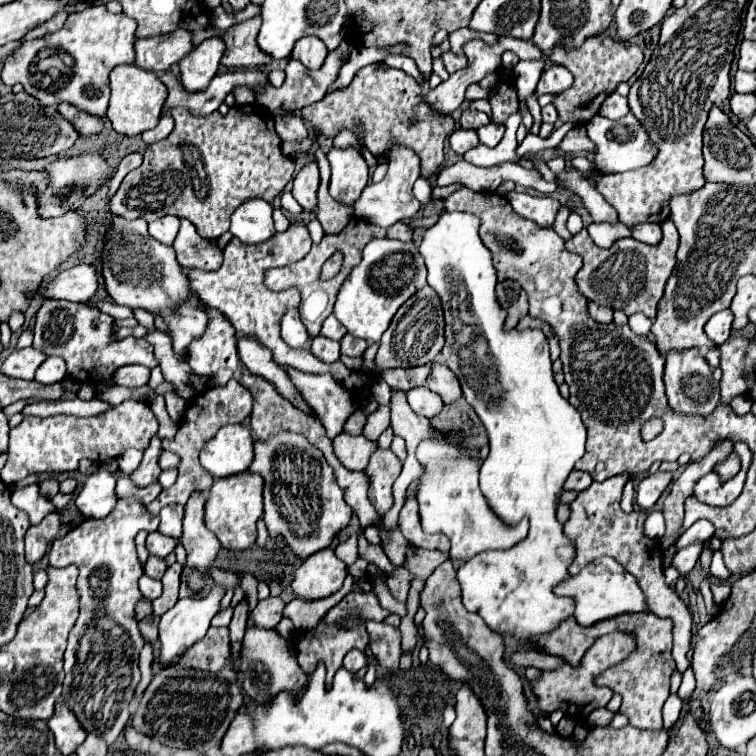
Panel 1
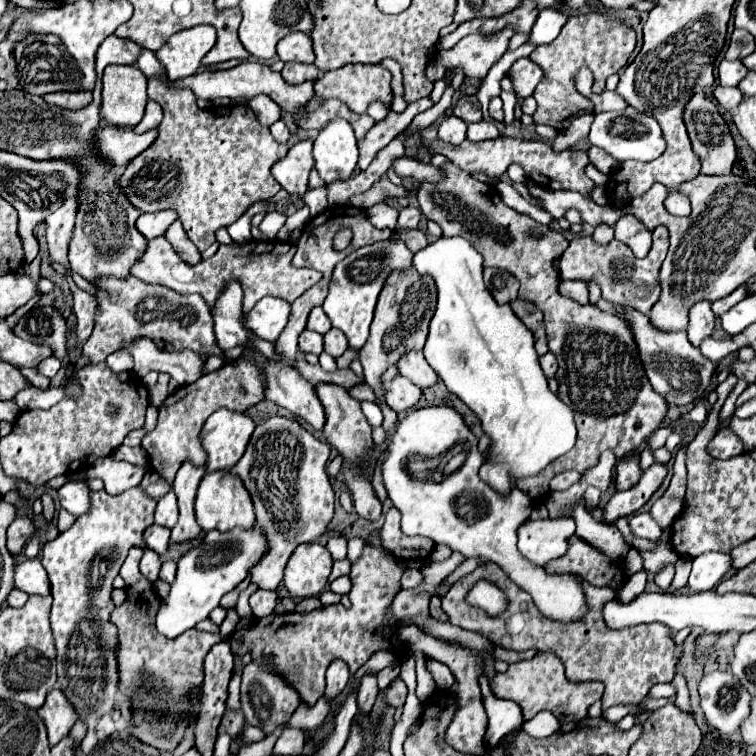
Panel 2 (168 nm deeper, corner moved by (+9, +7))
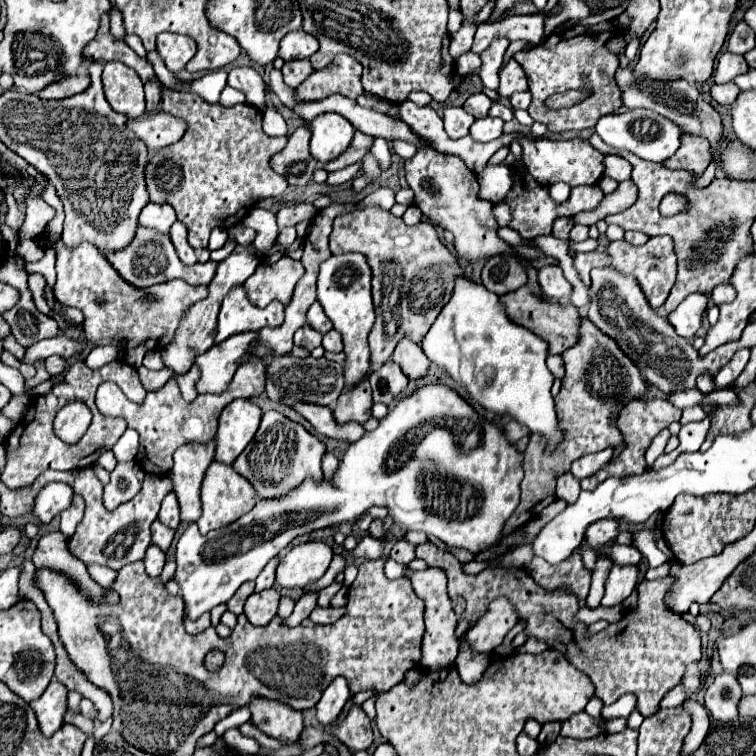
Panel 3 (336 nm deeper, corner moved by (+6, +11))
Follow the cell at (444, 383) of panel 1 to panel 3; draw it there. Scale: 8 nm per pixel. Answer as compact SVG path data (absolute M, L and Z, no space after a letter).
M400 340L400 344L396 346L396 352L392 354L392 360L402 368L402 372L410 380L422 378L424 374L428 374L428 368L430 368L430 360L422 352L422 348L412 340Z

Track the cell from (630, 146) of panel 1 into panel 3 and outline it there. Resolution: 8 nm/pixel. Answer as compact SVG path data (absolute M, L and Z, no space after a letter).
M634 108L628 112L620 112L620 114L600 116L600 120L596 124L596 134L612 148L628 150L642 160L664 162L680 148L680 134L684 134L684 132L676 124L672 124L670 120L666 120L664 116L660 116L652 110Z

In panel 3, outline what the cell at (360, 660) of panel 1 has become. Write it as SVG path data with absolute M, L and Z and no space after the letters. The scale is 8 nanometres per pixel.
M336 676L336 680L332 680L332 684L324 690L320 702L316 704L316 716L322 724L332 724L336 720L336 716L340 714L342 706L346 704L346 700L350 698L350 688L344 676Z

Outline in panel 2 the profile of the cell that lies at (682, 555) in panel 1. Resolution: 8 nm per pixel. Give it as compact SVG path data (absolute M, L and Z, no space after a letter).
M719 428L713 440L707 444L707 452L711 456L739 456L745 452L739 436L731 428Z

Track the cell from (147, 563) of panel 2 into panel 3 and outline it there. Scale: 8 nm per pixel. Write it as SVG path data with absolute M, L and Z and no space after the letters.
M152 544L152 546L146 550L146 556L144 556L146 572L148 572L150 576L158 576L158 574L162 572L162 568L164 568L164 562L166 562L166 554Z

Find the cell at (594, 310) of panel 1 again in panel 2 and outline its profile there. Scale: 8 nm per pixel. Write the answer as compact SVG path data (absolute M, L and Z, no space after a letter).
M561 280L559 282L559 292L563 296L569 296L571 300L575 300L579 304L587 304L589 302L589 294L587 294L585 282L567 282L567 280Z

